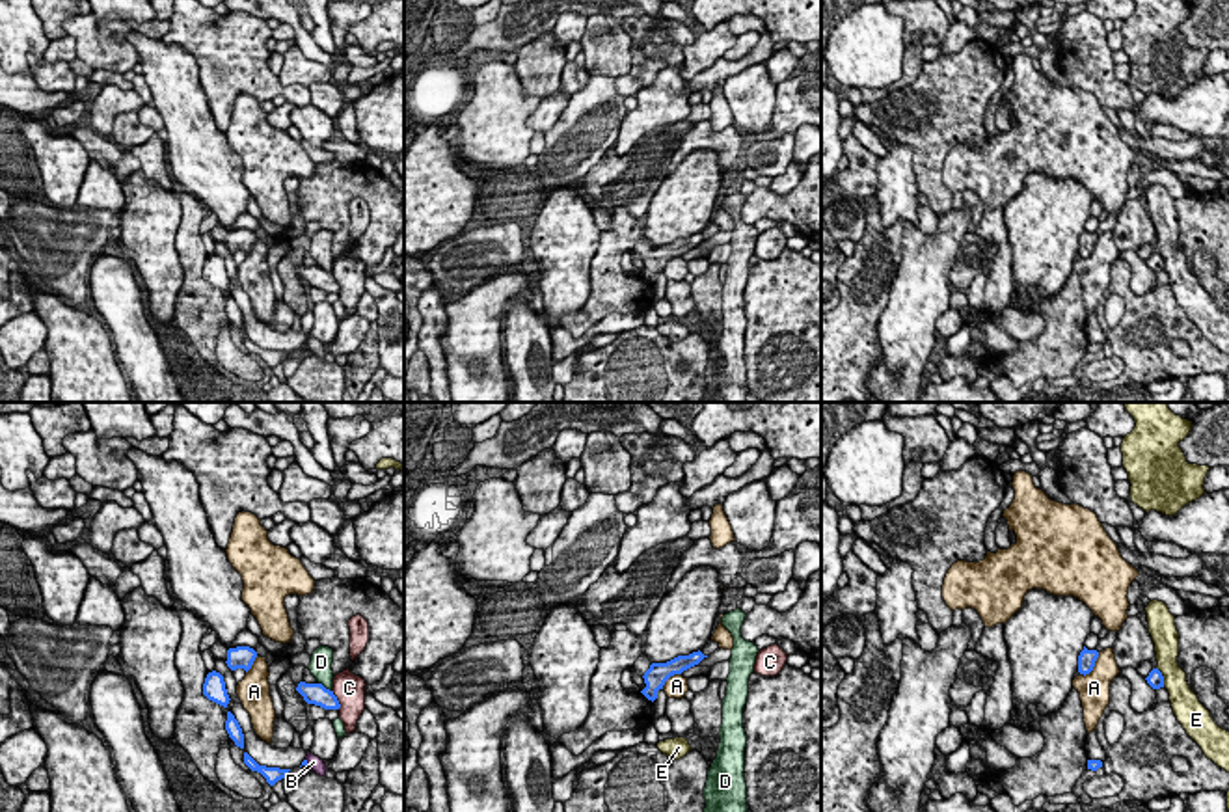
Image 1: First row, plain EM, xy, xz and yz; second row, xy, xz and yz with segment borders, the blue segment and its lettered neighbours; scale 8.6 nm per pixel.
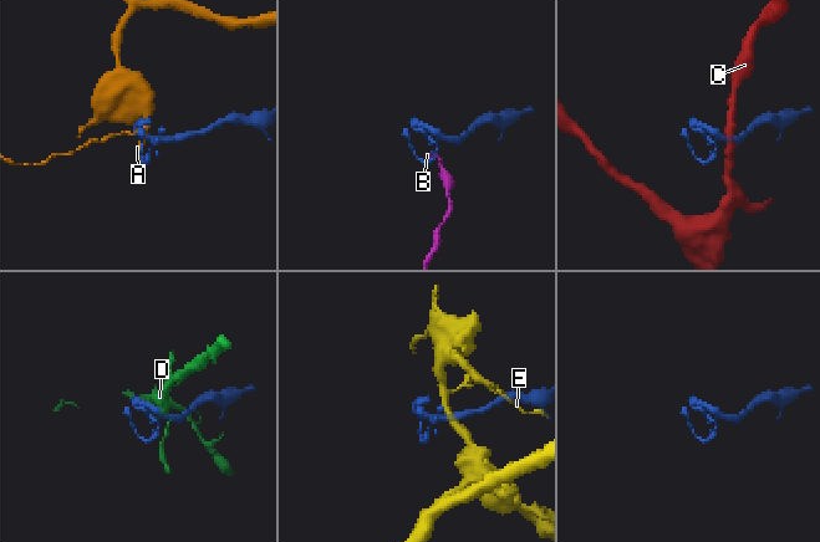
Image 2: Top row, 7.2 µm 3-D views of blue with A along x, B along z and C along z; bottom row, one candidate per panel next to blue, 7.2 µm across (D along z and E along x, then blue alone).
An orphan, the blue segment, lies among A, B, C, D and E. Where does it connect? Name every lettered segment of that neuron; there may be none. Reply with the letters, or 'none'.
none

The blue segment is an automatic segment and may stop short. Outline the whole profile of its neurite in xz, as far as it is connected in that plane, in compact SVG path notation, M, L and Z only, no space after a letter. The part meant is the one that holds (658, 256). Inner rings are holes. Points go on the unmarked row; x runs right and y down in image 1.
M700 233L689 238L678 238L667 246L652 246L644 237L633 246L631 255L644 261L646 270L641 274L648 283L657 281L657 274L663 272L665 264L682 257L683 253L698 248L704 240Z

